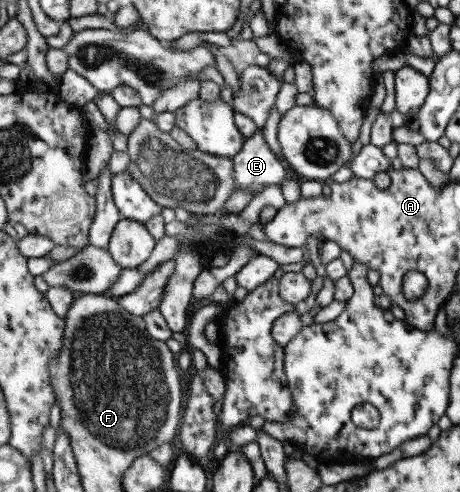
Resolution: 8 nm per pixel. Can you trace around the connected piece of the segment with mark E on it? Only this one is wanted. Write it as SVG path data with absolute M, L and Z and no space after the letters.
M262 128L246 138L242 151L233 157L236 179L234 191L247 189L257 195L268 185L281 187L285 183L287 169L277 156L268 144Z

